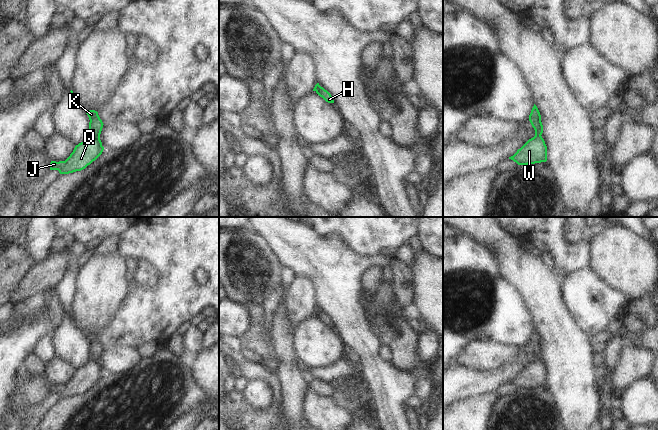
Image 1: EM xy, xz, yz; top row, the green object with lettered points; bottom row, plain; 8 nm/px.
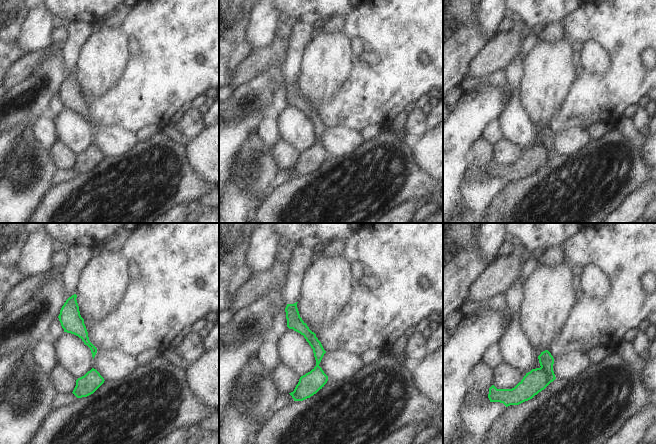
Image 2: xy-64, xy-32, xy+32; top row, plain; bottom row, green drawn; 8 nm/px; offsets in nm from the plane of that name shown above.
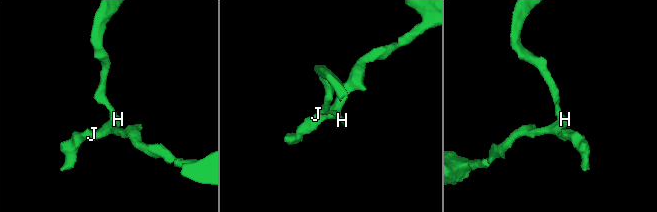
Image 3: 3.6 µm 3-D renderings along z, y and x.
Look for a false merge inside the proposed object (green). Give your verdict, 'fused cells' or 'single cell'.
fused cells

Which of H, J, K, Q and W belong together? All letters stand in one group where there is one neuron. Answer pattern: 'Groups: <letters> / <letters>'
Groups: H K / J Q W

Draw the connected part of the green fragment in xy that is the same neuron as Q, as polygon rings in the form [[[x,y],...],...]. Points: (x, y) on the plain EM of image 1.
[[[93,360],[75,370],[73,376],[65,385],[51,385],[50,394],[58,394],[60,398],[81,395],[95,385],[103,376],[104,371]]]

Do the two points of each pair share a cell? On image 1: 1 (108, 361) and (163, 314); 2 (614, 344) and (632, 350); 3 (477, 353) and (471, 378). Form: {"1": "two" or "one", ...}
{"1": "two", "2": "two", "3": "two"}

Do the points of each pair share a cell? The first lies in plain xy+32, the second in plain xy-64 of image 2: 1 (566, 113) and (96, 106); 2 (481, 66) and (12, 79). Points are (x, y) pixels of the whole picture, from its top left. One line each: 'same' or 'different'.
1: same
2: same

